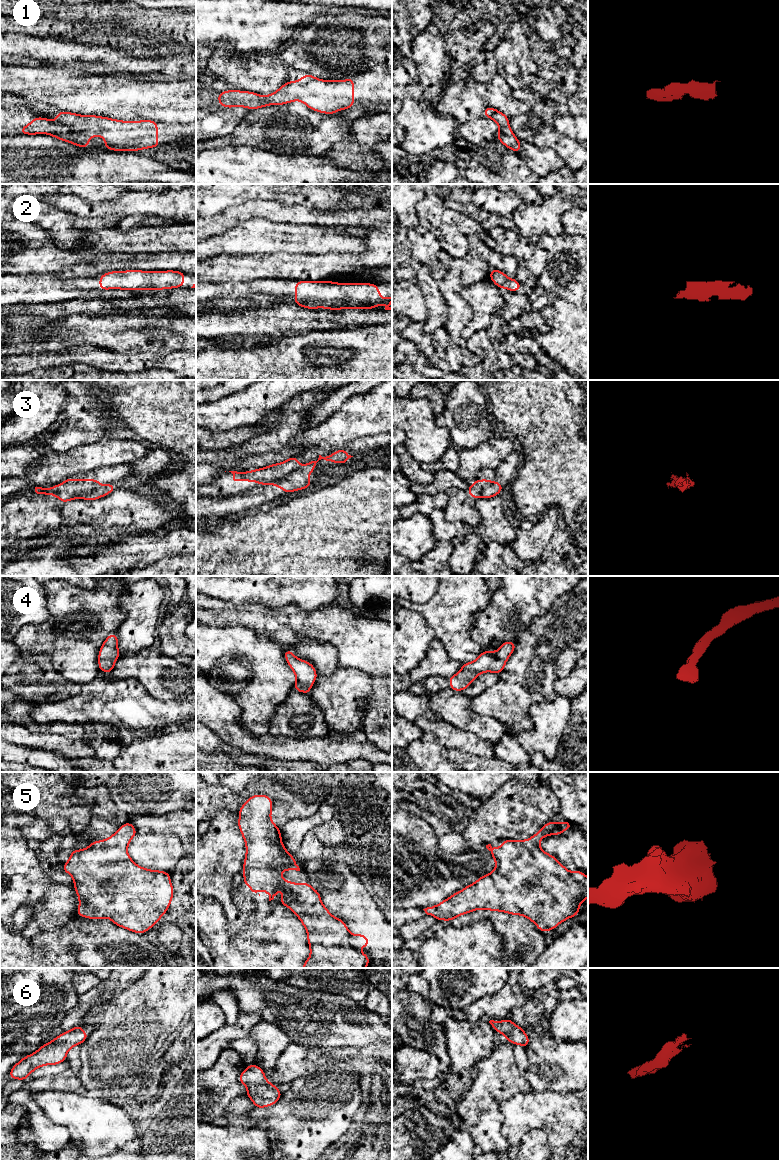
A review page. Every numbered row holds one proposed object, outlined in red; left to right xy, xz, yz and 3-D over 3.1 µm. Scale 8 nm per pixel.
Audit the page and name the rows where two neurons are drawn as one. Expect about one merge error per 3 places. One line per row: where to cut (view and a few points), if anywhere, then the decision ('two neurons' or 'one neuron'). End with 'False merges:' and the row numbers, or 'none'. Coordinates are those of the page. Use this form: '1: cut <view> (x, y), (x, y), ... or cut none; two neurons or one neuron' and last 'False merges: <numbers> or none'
1: cut none; one neuron
2: cut none; one neuron
3: cut xz (300, 465), (272, 483); two neurons
4: cut none; one neuron
5: cut none; one neuron
6: cut none; one neuron
False merges: 3

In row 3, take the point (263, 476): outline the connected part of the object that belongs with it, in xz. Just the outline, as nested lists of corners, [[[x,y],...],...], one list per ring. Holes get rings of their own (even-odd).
[[[296,456],[289,457],[287,460],[268,465],[264,468],[250,470],[243,473],[237,471],[229,471],[233,474],[234,481],[257,482],[259,485],[273,484],[275,481],[283,479],[287,475],[295,471],[300,464]]]

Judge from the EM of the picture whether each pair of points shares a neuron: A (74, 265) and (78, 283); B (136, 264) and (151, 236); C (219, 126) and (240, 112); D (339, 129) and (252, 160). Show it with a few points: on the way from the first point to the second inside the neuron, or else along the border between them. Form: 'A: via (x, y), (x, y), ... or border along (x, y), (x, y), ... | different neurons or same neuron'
A: border along (54, 275), (58, 278), (100, 276) | different neurons
B: border along (119, 251), (165, 252) | different neurons
C: via (224, 121), (235, 116) | same neuron
D: border along (251, 145), (279, 154), (296, 155) | different neurons

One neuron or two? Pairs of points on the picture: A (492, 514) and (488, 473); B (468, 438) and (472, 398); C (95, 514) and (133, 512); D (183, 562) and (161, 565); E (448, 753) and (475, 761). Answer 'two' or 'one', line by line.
A: two
B: one
C: one
D: one
E: one

